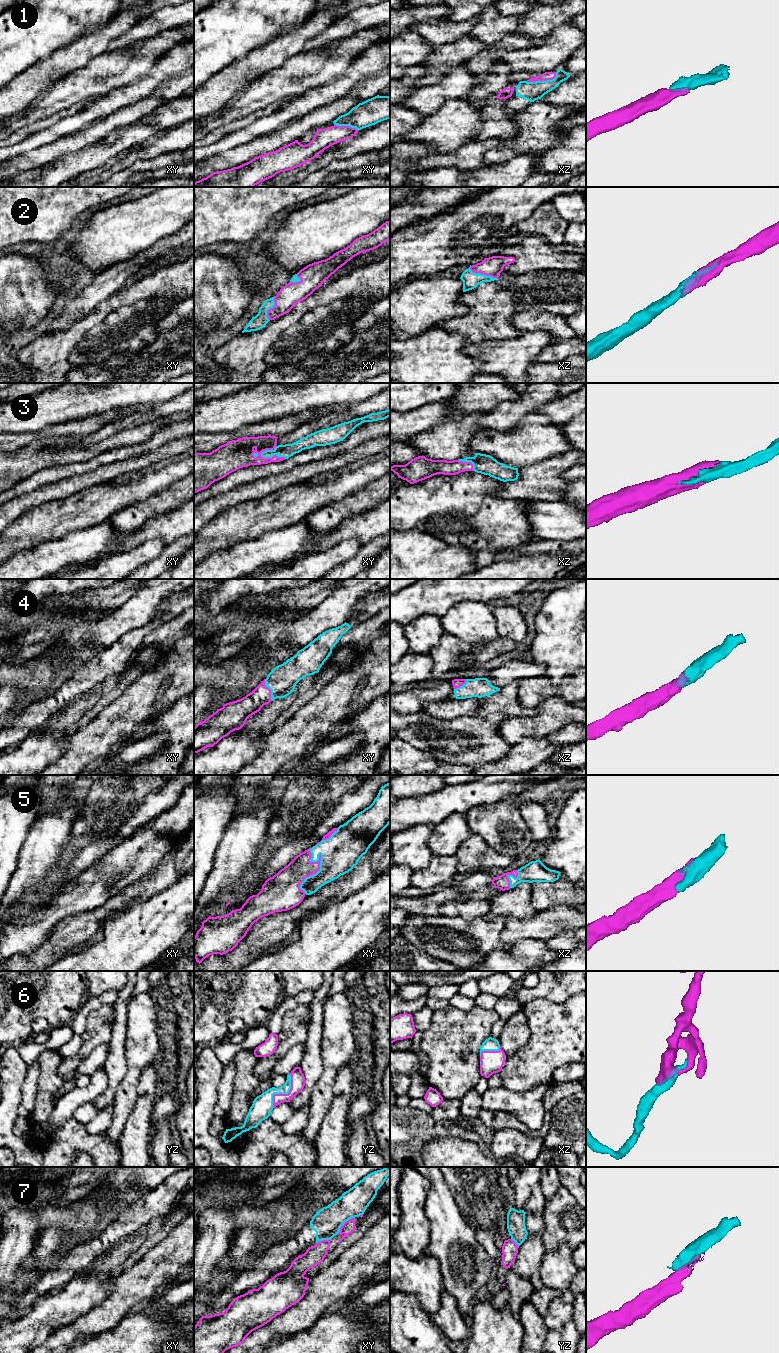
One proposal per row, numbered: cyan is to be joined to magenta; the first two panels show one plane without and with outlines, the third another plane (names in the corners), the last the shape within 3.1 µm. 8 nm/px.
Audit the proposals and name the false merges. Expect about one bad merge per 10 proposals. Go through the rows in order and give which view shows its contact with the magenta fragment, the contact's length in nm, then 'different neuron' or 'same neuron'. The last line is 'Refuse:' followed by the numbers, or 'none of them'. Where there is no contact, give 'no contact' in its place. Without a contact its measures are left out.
1: contact in xz; length 260 nm; same neuron
2: contact in xz; length 240 nm; same neuron
3: contact in xy; length 220 nm; same neuron
4: contact in xy; length 190 nm; same neuron
5: contact in xy; length 380 nm; same neuron
6: contact in yz; length 300 nm; same neuron
7: contact in xy; length 200 nm; different neuron
Refuse: 7

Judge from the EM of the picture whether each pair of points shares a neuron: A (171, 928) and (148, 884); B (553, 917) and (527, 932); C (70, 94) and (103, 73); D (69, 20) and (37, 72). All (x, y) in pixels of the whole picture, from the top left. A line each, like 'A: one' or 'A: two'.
A: two
B: one
C: one
D: two

